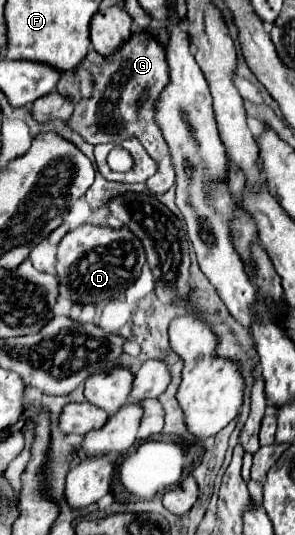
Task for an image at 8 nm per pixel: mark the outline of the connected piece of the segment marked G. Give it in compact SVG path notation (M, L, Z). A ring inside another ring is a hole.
M142 31L130 37L130 41L116 53L102 57L94 49L84 57L80 67L64 71L58 81L58 93L72 97L74 113L68 119L70 127L76 129L88 143L122 143L128 137L138 137L148 155L156 161L158 173L152 175L146 185L152 193L166 193L174 185L174 167L168 155L168 145L162 137L160 127L154 123L154 101L168 83L168 65L162 45L150 33ZM148 89L148 101L138 109L136 101L140 93ZM82 95L102 95L108 101L82 103Z

